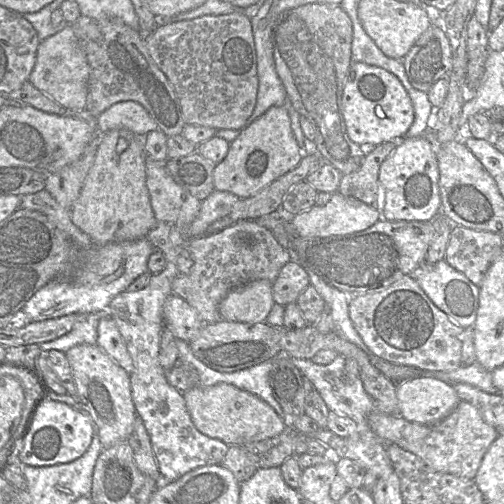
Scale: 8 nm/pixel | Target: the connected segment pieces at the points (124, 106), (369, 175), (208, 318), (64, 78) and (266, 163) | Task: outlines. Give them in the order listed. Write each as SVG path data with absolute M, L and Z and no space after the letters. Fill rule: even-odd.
M128 100L113 104L97 118L97 131L126 129L137 135L144 135L158 128L147 110L138 102Z
M385 142L368 148L358 170L342 175L338 192L364 202L378 210L382 217L382 197L379 170L383 161L394 151L397 142Z
M238 220L215 234L193 238L188 250L194 264L188 274L179 273L173 279L172 292L192 306L204 324L221 319L219 304L231 290L254 280L274 282L281 268L290 261L287 249L255 220Z
M67 25L54 35L40 41L29 82L67 111L80 111L86 108L89 75L90 66L87 58L72 26Z
M283 105L271 106L241 129L239 135L230 142L225 158L215 164L214 189L231 192L239 198L250 197L297 166L301 158L286 108Z

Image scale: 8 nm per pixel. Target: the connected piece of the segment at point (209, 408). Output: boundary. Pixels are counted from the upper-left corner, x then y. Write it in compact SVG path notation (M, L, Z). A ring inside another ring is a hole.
M232 384L196 385L183 393L195 427L204 435L229 445L245 445L279 435L285 430L283 419L258 396Z

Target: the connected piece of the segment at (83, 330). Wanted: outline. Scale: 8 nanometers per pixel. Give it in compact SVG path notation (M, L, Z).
M104 313L87 314L86 319L75 324L65 335L52 341L39 344L43 351L58 350L67 352L76 345L96 345L98 339L98 324Z

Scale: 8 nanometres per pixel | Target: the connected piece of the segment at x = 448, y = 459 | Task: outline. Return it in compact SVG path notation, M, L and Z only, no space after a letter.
M461 401L441 421L435 424L409 422L401 416L387 415L373 410L367 418L370 429L384 443L395 443L418 456L430 468L473 480L482 458L499 436L470 403Z

